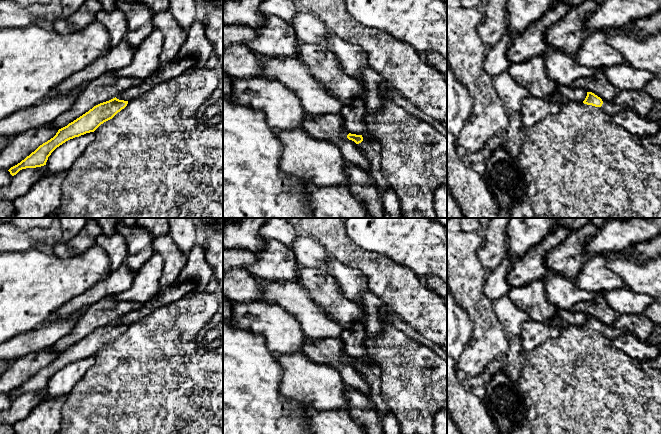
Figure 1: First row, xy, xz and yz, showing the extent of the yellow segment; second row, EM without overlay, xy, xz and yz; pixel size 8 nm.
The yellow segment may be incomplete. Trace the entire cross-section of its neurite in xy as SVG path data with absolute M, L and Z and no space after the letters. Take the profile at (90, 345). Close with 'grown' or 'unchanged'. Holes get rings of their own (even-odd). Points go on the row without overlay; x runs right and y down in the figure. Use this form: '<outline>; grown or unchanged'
M115 321L94 330L67 350L59 353L53 362L40 369L34 376L8 395L14 400L22 393L46 389L48 381L57 371L70 363L94 356L101 348L112 343L124 333L127 328L128 325L119 324Z; unchanged

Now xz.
M349 357L347 362L357 368L357 370L361 373L362 377L368 384L370 393L367 397L369 400L375 403L379 413L381 415L392 414L388 405L382 400L380 396L380 369L376 365L370 365L362 359Z; grown

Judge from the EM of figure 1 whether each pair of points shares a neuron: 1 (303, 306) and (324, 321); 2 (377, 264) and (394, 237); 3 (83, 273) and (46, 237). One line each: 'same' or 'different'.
1: same
2: different
3: different

